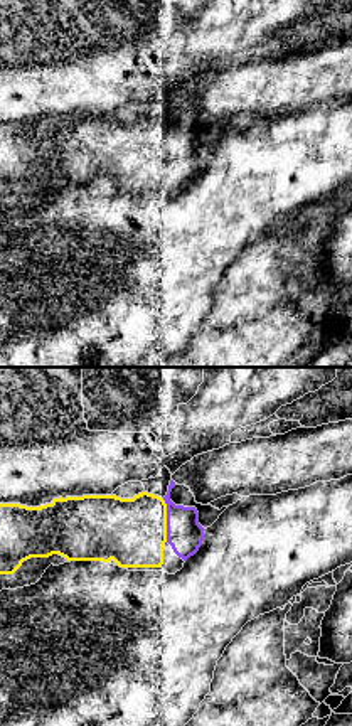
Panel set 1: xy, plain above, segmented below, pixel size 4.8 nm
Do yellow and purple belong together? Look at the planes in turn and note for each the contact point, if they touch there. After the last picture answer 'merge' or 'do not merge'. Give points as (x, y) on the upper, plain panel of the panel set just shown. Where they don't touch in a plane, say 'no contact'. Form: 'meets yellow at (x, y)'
meets yellow at (165, 144)

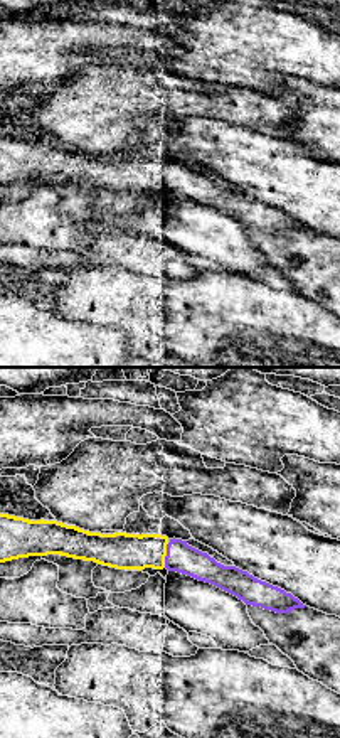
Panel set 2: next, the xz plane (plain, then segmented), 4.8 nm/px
meets yellow at (165, 177)

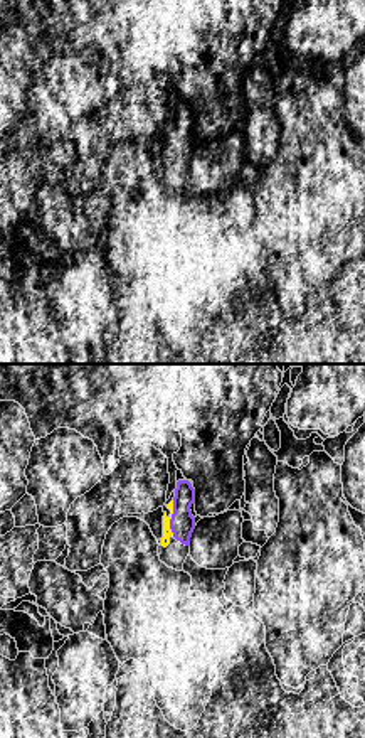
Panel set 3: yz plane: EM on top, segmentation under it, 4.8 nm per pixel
meets yellow at (170, 140)

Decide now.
merge

